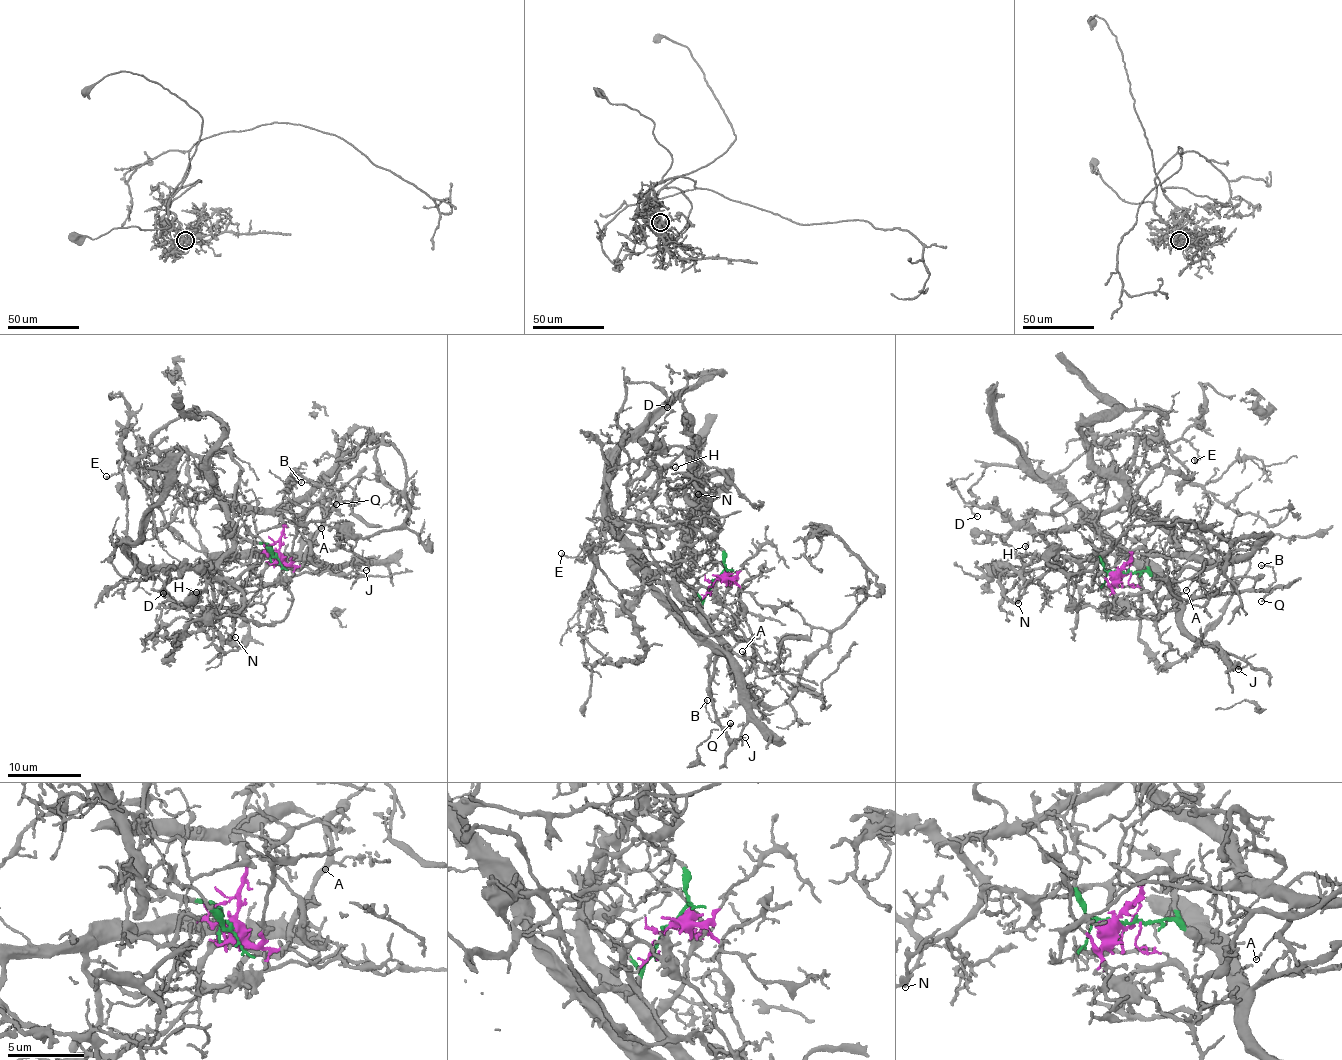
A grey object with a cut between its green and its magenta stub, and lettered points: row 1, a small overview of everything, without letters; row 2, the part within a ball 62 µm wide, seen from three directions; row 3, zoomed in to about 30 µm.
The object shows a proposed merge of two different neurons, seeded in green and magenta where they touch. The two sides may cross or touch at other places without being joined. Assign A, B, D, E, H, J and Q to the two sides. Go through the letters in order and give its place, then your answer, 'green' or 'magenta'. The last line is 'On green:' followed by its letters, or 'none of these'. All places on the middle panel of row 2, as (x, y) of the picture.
A: place (742, 651); magenta
B: place (707, 700); green
D: place (667, 407); green
E: place (561, 553); magenta
H: place (675, 467); magenta
J: place (745, 737); green
Q: place (730, 723); green
On green: B, D, J, Q

